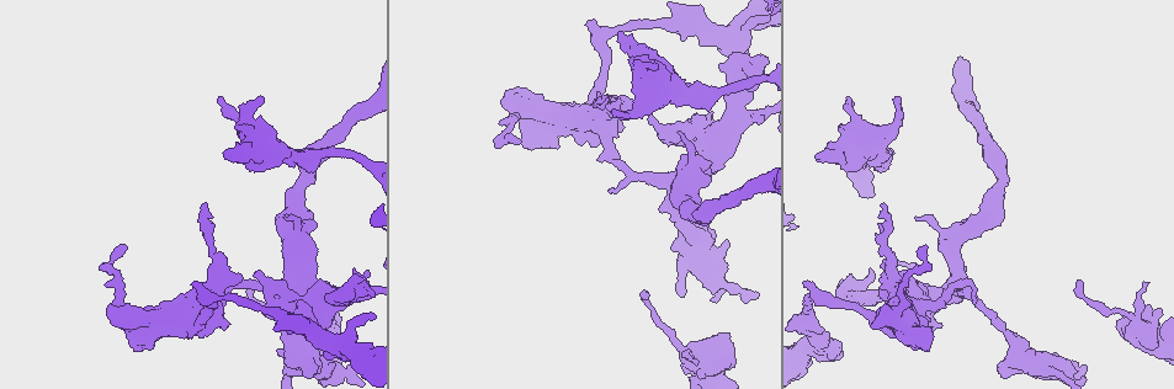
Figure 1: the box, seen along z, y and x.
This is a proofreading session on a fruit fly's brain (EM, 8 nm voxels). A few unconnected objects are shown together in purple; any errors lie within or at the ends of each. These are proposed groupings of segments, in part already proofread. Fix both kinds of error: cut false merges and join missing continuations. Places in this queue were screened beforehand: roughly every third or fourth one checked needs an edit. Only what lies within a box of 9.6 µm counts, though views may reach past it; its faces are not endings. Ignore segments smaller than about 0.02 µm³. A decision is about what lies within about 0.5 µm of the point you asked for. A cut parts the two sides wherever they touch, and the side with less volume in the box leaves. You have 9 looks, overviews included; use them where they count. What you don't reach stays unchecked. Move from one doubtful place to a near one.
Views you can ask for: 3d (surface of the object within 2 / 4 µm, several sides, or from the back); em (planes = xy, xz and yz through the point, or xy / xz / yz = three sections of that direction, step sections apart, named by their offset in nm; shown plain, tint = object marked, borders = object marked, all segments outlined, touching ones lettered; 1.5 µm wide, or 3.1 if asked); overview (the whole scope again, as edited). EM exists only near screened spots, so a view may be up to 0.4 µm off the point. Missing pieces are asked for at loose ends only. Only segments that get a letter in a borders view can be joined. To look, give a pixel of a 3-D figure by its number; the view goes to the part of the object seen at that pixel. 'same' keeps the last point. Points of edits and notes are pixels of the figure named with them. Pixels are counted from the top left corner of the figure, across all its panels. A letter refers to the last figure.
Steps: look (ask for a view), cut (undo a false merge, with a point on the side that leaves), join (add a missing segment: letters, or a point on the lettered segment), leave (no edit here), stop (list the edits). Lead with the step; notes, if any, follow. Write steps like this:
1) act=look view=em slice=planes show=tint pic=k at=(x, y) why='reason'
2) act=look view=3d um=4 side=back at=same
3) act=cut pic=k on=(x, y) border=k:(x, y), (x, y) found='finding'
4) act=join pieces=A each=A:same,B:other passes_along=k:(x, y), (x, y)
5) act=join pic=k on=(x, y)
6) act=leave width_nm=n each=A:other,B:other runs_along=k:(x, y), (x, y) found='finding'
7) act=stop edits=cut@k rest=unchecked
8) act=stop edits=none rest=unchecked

act=look view=3d um=4 pic=1 at=(694, 116) why='stops while still wide'

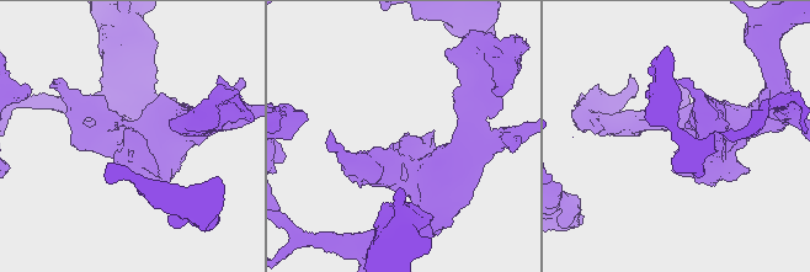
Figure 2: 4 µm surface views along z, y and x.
act=look view=em slice=xz step=8 show=tint pic=2 at=(129, 131) why='shape alone is not enough'

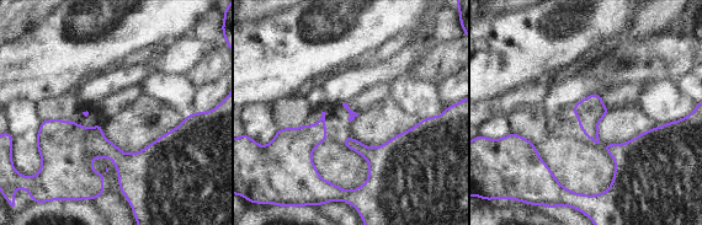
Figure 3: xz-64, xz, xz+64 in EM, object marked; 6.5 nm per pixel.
act=look view=em slice=planes show=borders at=same why='another direction'

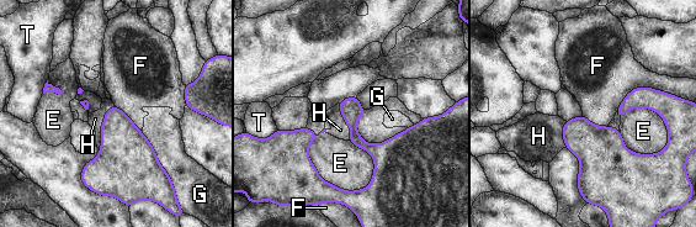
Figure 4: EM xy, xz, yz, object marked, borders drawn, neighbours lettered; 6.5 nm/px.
act=leave longest_contact=E:480nm each=E:other,F:other,G:other,H:other,T:other border=4:(115, 106), (106, 110), (99, 153) found='none of them fits'

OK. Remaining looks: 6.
act=look view=3d um=4 side=back pic=1 at=(679, 132) why='free end'

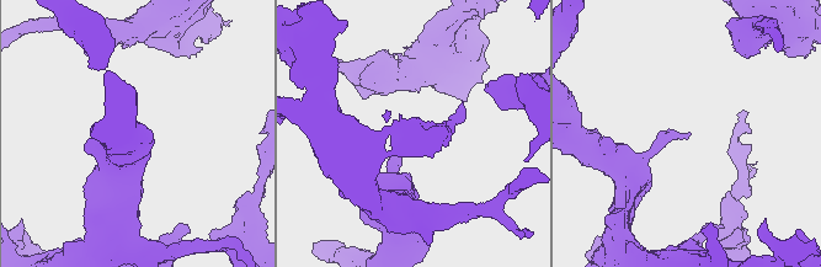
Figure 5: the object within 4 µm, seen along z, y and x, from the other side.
act=look view=em slice=planes show=borders pic=5 at=(687, 134) why='now the EM'

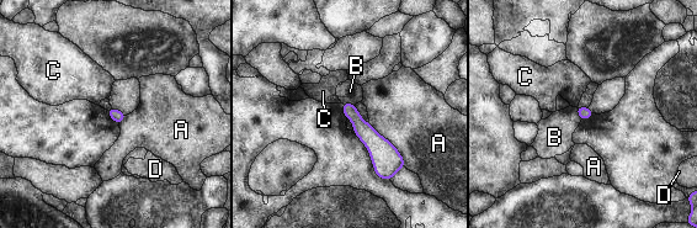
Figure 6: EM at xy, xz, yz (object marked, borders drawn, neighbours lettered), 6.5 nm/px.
act=leave each=A:other,B:other,C:other,D:other runs_along=6:(345, 106), (383, 153), (388, 175) found='no lettered segment goes on from it'

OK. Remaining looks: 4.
act=look view=em slice=planes show=borders pic=1 at=(1078, 279) why='an open end'

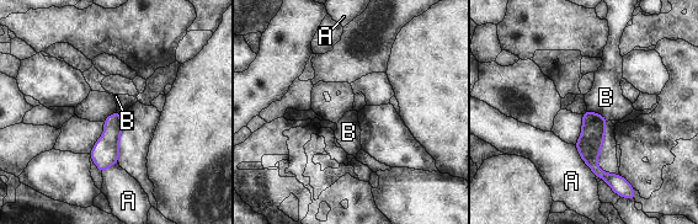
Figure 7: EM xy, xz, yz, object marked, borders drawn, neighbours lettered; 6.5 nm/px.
act=leave longest_contact=A:240nm each=A:other,B:other border=7:(587, 110), (600, 113), (607, 121) found='none of them fits'

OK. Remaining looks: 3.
act=look view=em slice=planes show=tint pic=1 at=(614, 115) why='branch stops here'

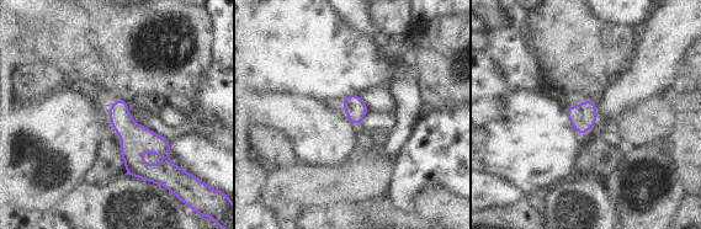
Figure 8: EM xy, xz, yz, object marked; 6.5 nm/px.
act=look view=em slice=planes show=borders at=same why='see the neighbours'

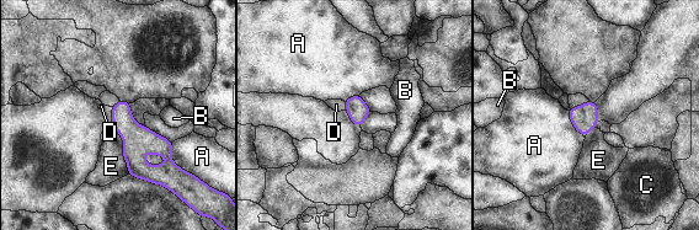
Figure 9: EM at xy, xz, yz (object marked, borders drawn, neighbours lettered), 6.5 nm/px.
act=join pieces=D width_nm=130 longest_contact=E:280nm each=A:other,B:other,C:other,D:same,E:other found='it goes on there'

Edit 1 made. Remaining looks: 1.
act=stop edits=join@9 rest=unchecked

